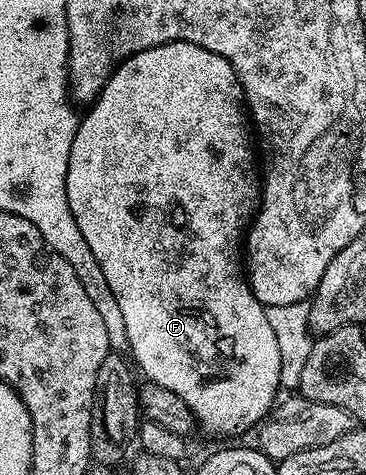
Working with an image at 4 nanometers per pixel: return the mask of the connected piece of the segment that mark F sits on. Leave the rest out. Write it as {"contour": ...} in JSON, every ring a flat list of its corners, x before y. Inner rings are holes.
{"contour":[[183,41,155,45,122,59,113,68,113,75,99,97,86,111,89,112,82,114,77,124,75,141,71,141,71,157,67,161,67,205,71,205,71,217,75,217,79,233,83,233,83,241,91,245,91,253,95,253,95,261,99,261,99,269,103,269,103,277,107,277,107,285,111,285,111,293,115,293,115,302,123,312,132,362,141,366,148,382,164,385,171,389,171,393,183,397,196,426,201,426,207,434,237,435,248,427,256,428,273,410,277,391,282,390,282,385,275,332,271,329,271,321,267,321,266,307,249,288,243,270,243,232,259,210,263,179,259,174,258,160,257,163,253,160,253,151,248,147,251,119,235,69,231,69,229,62,219,57,219,53,211,53,199,45]]}

